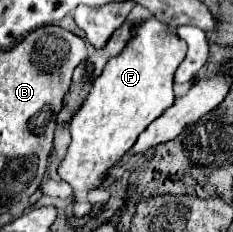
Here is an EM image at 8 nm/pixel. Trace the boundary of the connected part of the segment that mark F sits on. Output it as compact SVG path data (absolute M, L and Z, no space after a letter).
M154 16L136 24L136 30L132 32L134 36L128 40L128 46L124 46L116 58L106 62L88 98L72 118L72 142L58 174L74 188L74 216L90 212L90 202L86 200L88 190L102 184L106 178L104 174L134 146L138 134L172 106L174 100L174 74L184 60L186 42L170 32L166 22L160 22Z

